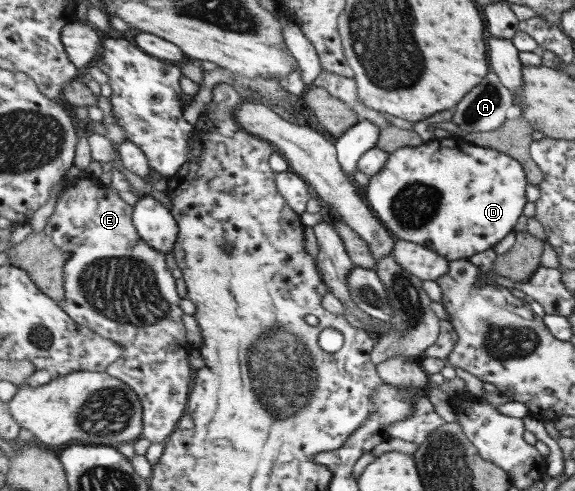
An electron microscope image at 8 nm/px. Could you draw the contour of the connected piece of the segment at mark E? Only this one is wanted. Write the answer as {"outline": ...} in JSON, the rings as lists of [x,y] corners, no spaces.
{"outline":[[[82,177],[68,186],[61,196],[44,231],[66,254],[64,263],[64,288],[66,299],[62,305],[72,319],[88,326],[100,336],[112,338],[124,346],[124,355],[106,367],[106,373],[120,379],[139,394],[142,403],[142,437],[150,443],[165,442],[175,431],[180,417],[184,415],[193,389],[194,371],[190,365],[190,341],[184,325],[184,311],[180,307],[180,295],[176,279],[168,270],[168,261],[163,253],[152,247],[139,234],[135,225],[134,206],[128,205],[117,195],[115,188],[107,190],[97,179]]]}

